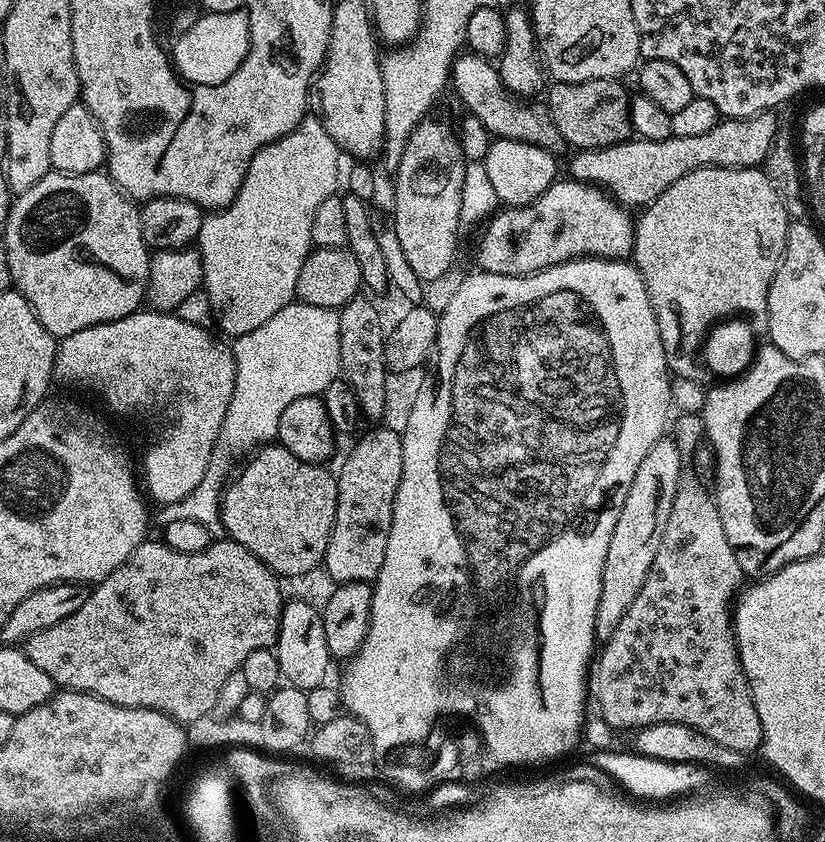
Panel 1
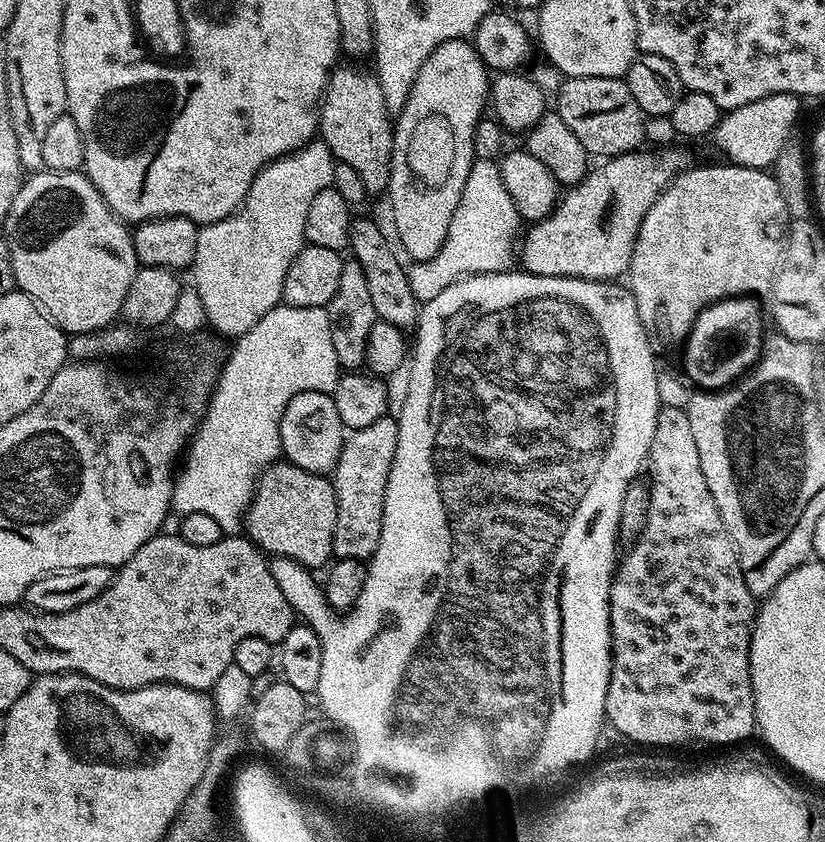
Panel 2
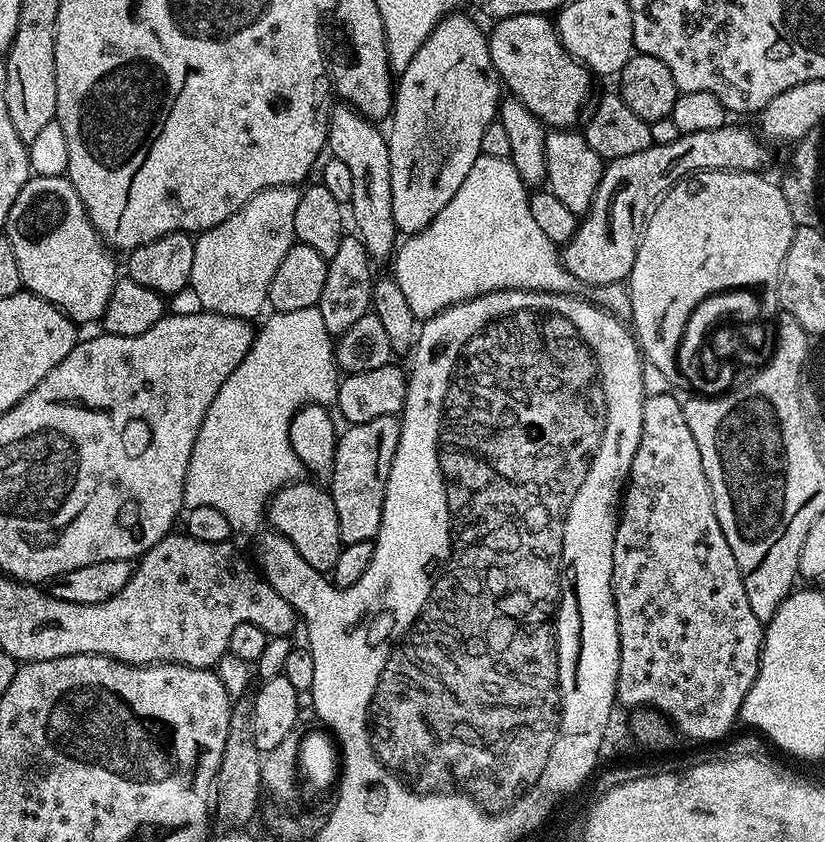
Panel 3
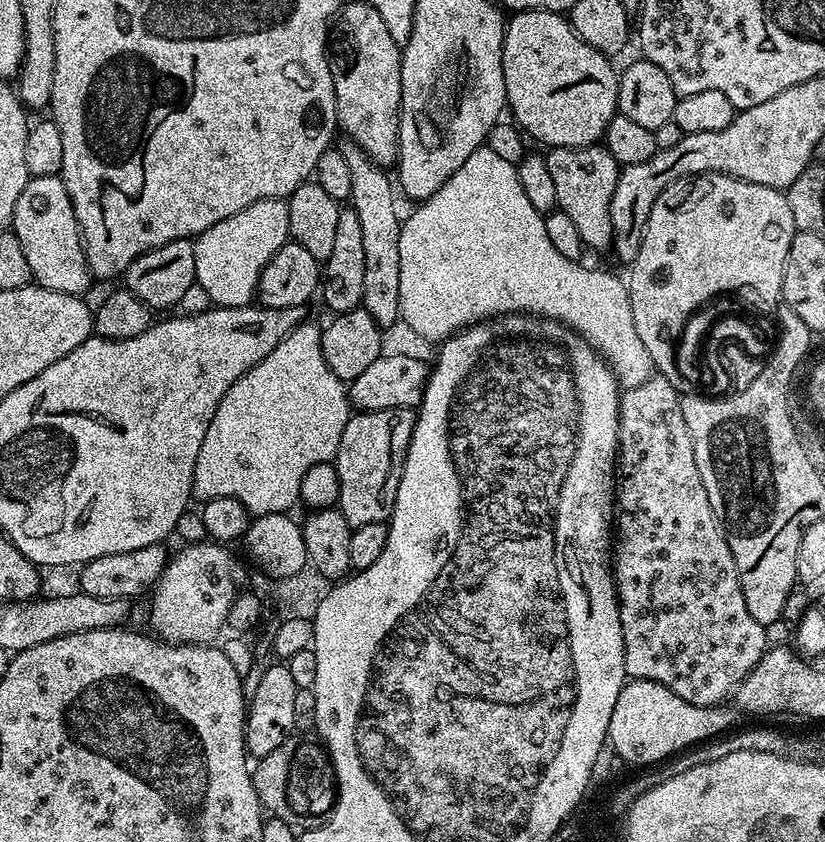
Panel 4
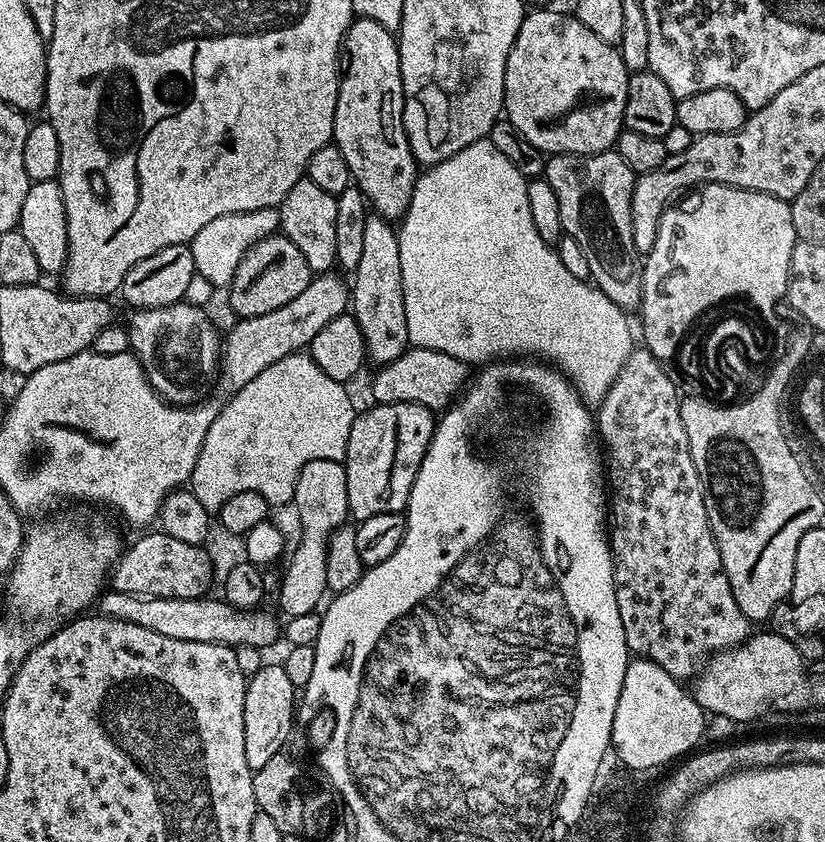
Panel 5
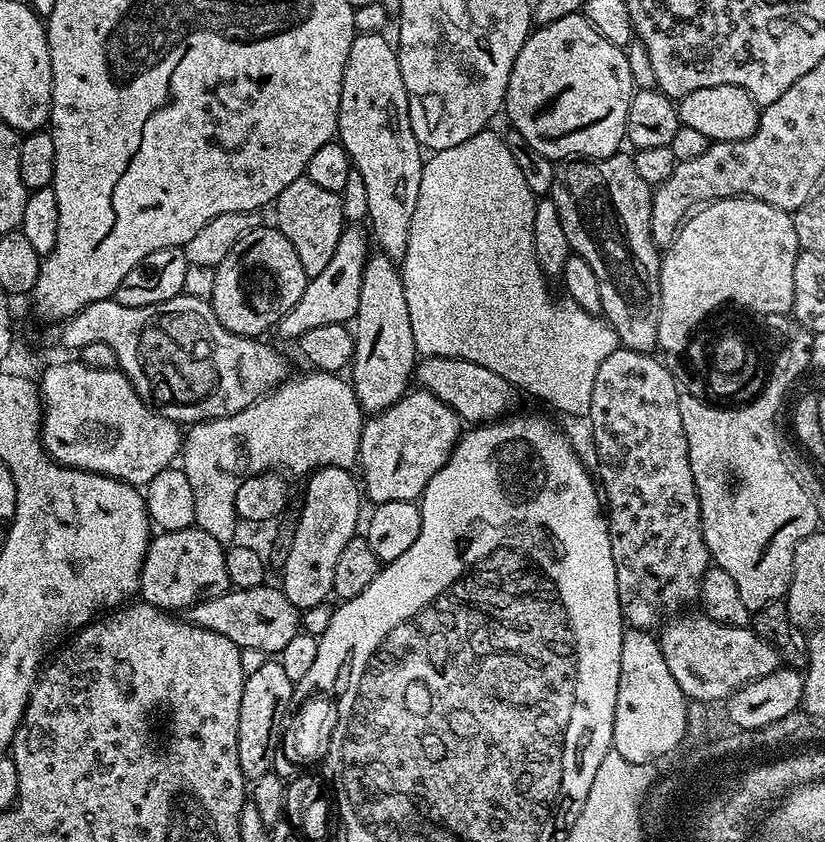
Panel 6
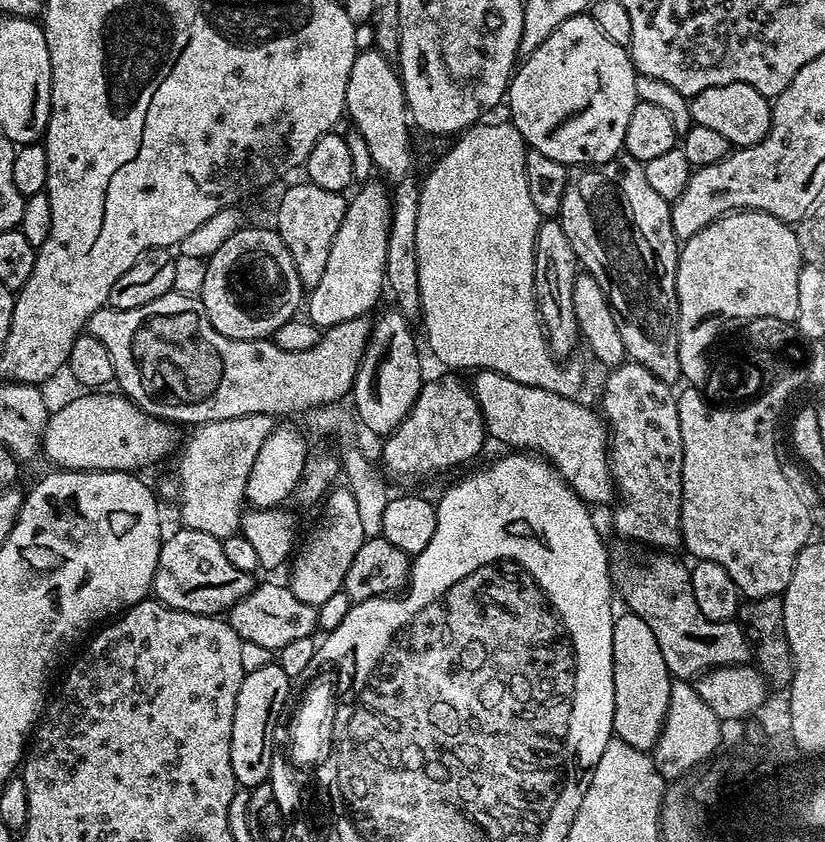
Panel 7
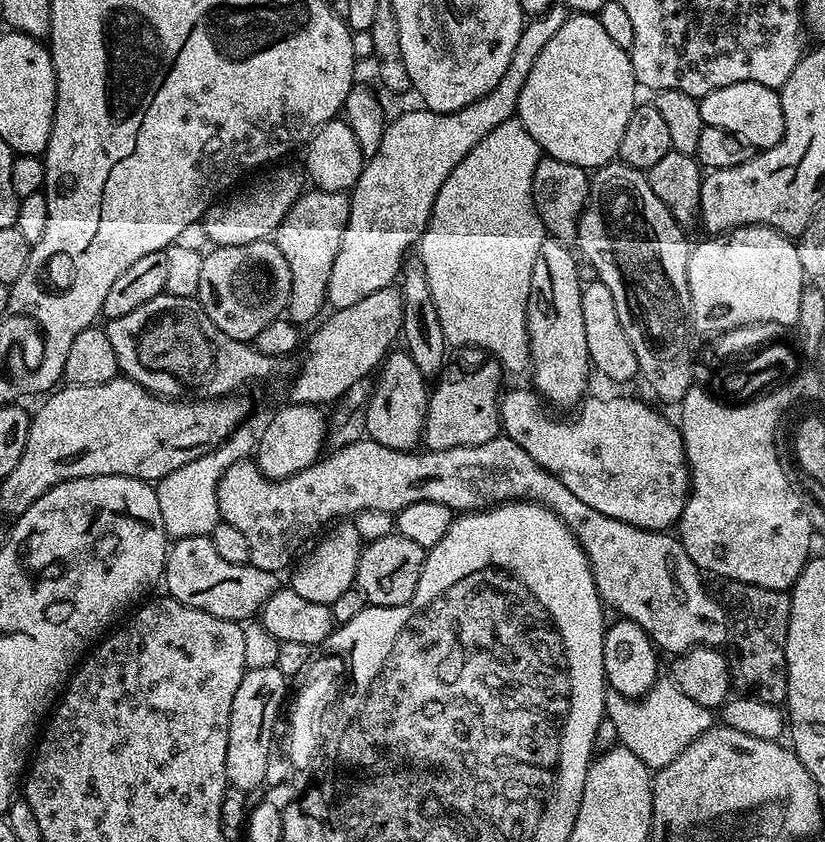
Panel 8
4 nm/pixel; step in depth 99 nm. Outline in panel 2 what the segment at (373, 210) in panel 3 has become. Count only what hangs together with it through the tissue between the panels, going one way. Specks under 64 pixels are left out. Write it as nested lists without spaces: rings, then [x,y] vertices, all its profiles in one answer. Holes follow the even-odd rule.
[[[340,68],[328,77],[320,101],[319,139],[332,151],[339,163],[350,166],[362,178],[369,197],[387,193],[390,170],[394,166],[392,151],[393,117],[382,98],[382,86],[371,71]]]

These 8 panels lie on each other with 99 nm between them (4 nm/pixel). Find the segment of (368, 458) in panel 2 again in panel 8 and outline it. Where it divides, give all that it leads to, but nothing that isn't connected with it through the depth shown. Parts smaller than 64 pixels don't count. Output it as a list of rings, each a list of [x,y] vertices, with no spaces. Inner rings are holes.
[[[461,348],[455,355],[445,363],[428,398],[428,417],[424,420],[422,444],[430,452],[454,450],[454,446],[478,446],[496,439],[502,432],[500,363],[481,348]]]

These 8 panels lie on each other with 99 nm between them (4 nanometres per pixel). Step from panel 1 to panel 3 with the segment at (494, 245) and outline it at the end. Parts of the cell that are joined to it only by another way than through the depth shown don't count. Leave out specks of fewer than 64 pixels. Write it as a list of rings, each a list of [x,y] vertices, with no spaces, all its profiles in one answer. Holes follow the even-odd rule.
[[[726,122],[718,130],[685,132],[674,142],[651,144],[638,154],[609,160],[598,182],[592,205],[562,248],[562,259],[573,281],[591,286],[627,281],[638,254],[640,233],[656,203],[673,184],[697,172],[755,172],[763,169],[768,152],[761,137]]]

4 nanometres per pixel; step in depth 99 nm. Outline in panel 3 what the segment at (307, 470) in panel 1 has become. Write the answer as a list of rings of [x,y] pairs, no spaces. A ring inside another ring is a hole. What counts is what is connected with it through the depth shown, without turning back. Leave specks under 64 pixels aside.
[[[293,482],[279,488],[268,504],[266,520],[275,531],[294,542],[294,550],[298,550],[314,570],[328,574],[338,562],[338,554],[345,545],[338,534],[338,510],[334,510],[334,498],[327,487],[304,483]]]

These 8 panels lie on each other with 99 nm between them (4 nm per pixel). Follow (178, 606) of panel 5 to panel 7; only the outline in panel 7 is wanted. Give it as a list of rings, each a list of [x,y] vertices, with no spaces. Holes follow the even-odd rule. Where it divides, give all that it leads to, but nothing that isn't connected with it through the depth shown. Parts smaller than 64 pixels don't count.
[[[260,584],[253,587],[246,598],[242,598],[228,609],[228,625],[239,634],[244,642],[258,642],[258,646],[278,650],[298,638],[306,638],[317,631],[316,609],[314,605],[299,601],[288,586],[280,584]]]

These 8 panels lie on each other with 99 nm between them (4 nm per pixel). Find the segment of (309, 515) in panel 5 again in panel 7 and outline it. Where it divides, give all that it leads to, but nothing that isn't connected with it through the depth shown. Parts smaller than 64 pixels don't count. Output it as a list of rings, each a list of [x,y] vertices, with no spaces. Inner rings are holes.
[[[333,487],[324,498],[319,512],[318,522],[295,551],[289,567],[291,570],[288,581],[288,587],[299,601],[316,607],[343,589],[346,571],[349,570],[355,554],[361,549],[362,542],[367,539],[357,498],[350,488]]]

